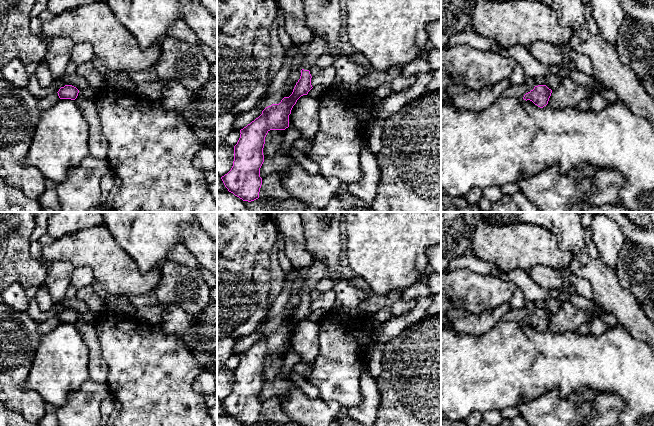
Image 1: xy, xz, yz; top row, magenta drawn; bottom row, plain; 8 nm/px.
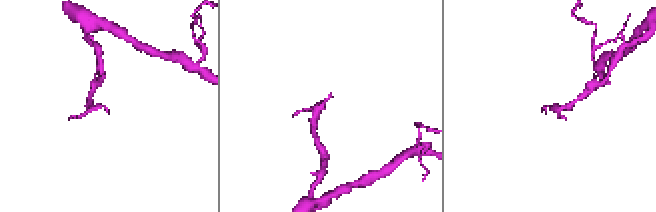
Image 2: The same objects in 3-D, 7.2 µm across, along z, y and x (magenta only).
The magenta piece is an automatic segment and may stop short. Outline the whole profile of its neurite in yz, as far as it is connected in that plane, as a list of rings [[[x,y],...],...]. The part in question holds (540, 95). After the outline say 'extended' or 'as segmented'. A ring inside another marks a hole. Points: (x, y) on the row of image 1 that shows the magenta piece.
[[[526,83],[520,85],[512,85],[506,88],[501,96],[503,97],[517,97],[524,100],[530,100],[535,105],[543,108],[548,104],[552,90],[546,85],[529,86]]]; extended

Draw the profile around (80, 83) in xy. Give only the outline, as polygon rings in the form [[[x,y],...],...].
[[[64,73],[60,78],[55,80],[61,80],[65,85],[72,85],[76,87],[80,92],[92,100],[95,100],[98,94],[98,91],[91,89],[87,81],[76,73],[70,75]]]

